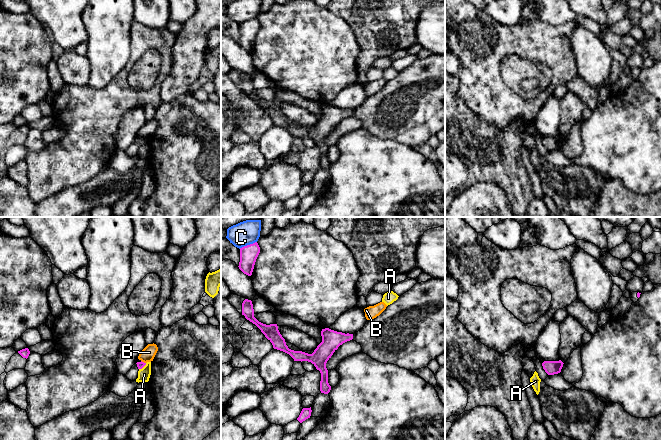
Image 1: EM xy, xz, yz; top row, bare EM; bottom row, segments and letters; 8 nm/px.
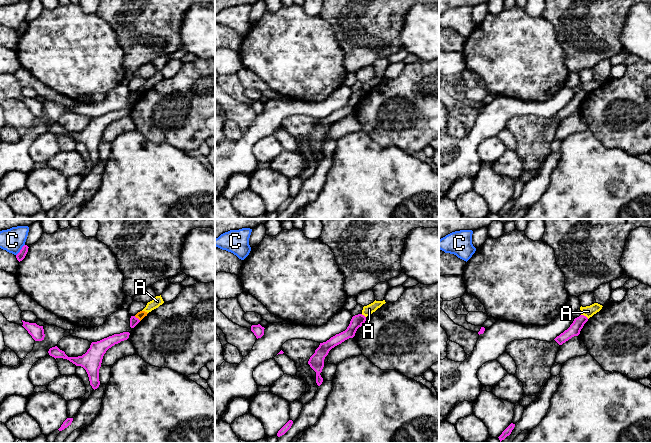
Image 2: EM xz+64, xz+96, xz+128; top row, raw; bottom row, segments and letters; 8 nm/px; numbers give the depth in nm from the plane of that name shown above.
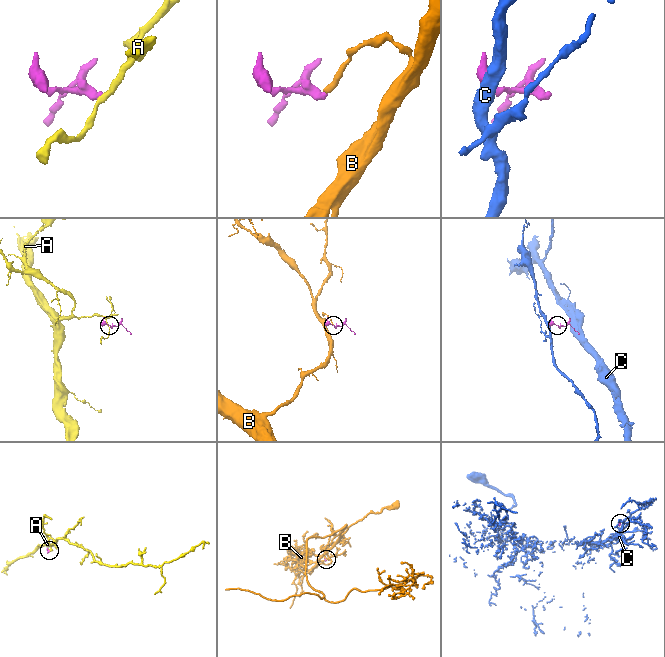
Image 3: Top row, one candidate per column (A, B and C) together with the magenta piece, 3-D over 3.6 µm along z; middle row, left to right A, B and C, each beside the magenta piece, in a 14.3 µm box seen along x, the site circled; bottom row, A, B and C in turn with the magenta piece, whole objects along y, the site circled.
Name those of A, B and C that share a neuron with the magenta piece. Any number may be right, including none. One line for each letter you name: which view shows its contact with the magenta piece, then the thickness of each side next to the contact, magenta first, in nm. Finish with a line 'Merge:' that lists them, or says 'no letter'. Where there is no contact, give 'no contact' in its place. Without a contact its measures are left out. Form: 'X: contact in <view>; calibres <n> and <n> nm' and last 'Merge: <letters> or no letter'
Merge: no letter

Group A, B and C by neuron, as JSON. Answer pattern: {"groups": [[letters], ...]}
{"groups": [["A"], ["B"], ["C"]]}

